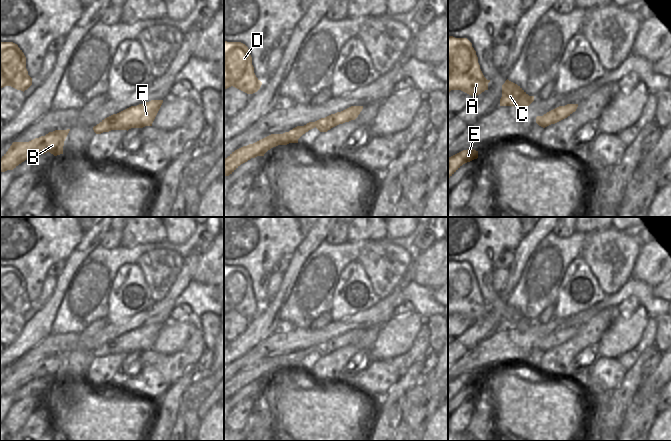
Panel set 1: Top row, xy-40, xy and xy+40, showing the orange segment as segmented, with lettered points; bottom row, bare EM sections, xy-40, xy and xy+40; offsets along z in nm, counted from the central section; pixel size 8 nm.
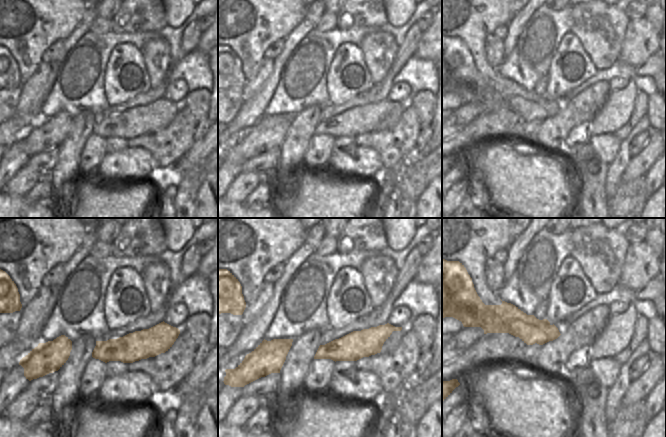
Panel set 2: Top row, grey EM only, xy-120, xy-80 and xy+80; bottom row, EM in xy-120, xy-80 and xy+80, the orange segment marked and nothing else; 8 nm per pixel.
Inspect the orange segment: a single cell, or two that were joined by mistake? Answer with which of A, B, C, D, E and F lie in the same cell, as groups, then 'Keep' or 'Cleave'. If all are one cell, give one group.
Groups: A C D F / B E. Cleave

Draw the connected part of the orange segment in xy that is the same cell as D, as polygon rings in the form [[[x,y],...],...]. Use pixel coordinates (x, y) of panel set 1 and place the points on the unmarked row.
[[[224,264],[224,314],[233,310],[247,318],[257,316],[262,306],[256,301],[248,271]]]

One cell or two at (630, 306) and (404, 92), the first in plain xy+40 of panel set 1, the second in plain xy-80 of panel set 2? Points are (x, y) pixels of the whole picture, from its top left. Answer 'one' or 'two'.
one

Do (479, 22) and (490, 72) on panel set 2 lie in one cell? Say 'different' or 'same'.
same

